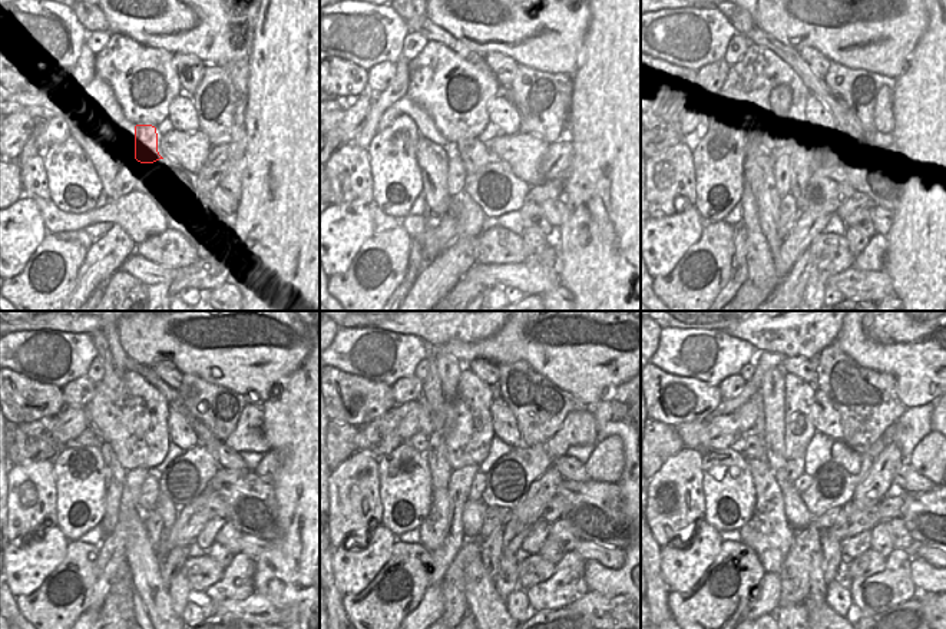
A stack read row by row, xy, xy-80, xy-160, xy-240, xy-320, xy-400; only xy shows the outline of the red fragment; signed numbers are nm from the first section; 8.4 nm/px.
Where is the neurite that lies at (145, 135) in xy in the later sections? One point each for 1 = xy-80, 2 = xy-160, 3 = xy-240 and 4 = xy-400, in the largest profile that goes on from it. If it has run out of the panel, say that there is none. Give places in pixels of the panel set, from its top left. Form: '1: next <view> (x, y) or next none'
1: next xy-80 (473, 154)
2: next xy-160 (801, 175)
3: next xy-240 (164, 506)
4: next xy-400 (817, 585)

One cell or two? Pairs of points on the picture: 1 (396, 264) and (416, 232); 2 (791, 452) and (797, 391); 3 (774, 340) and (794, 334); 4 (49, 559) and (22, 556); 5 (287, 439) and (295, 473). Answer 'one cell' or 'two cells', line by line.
1: two cells
2: one cell
3: one cell
4: one cell
5: one cell

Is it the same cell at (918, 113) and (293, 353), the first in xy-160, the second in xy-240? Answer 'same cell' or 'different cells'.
different cells

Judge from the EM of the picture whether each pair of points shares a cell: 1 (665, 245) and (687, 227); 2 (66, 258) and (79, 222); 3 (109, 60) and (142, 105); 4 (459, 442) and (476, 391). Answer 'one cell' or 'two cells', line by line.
1: one cell
2: two cells
3: one cell
4: one cell

